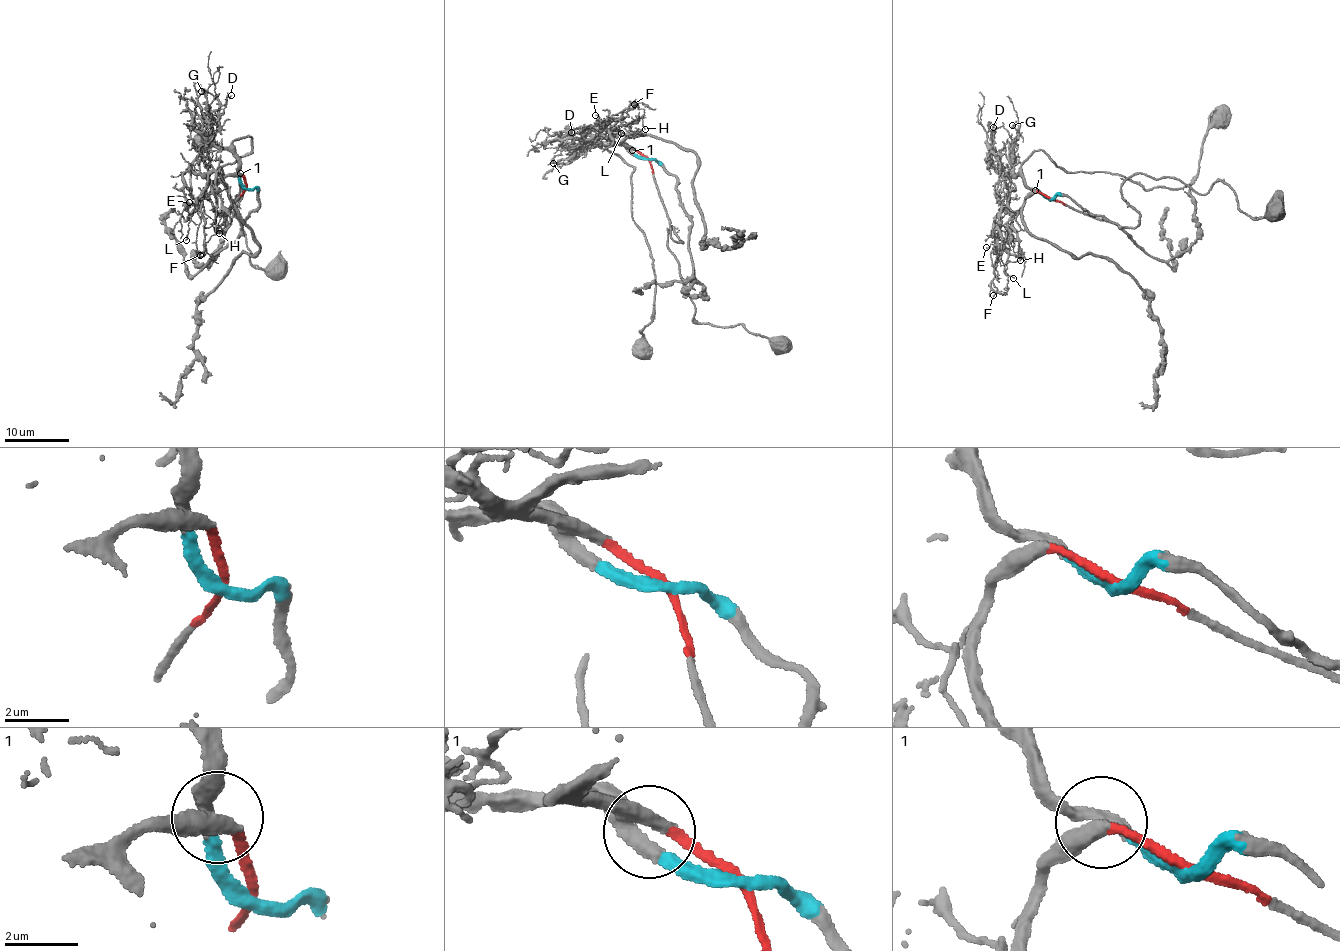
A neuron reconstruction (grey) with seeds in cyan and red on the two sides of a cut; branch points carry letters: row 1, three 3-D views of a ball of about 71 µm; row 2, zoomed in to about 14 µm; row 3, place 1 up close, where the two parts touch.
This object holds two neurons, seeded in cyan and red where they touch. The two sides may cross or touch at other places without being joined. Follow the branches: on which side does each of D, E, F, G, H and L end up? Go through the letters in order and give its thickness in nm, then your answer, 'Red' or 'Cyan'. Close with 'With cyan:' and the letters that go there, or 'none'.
D: Thickness 130 nm. Cyan
E: Thickness 130 nm. Red
F: Thickness 70 nm. Red
G: Thickness 100 nm. Cyan
H: Thickness 70 nm. Red
L: Thickness 110 nm. Red
With cyan: D, G

